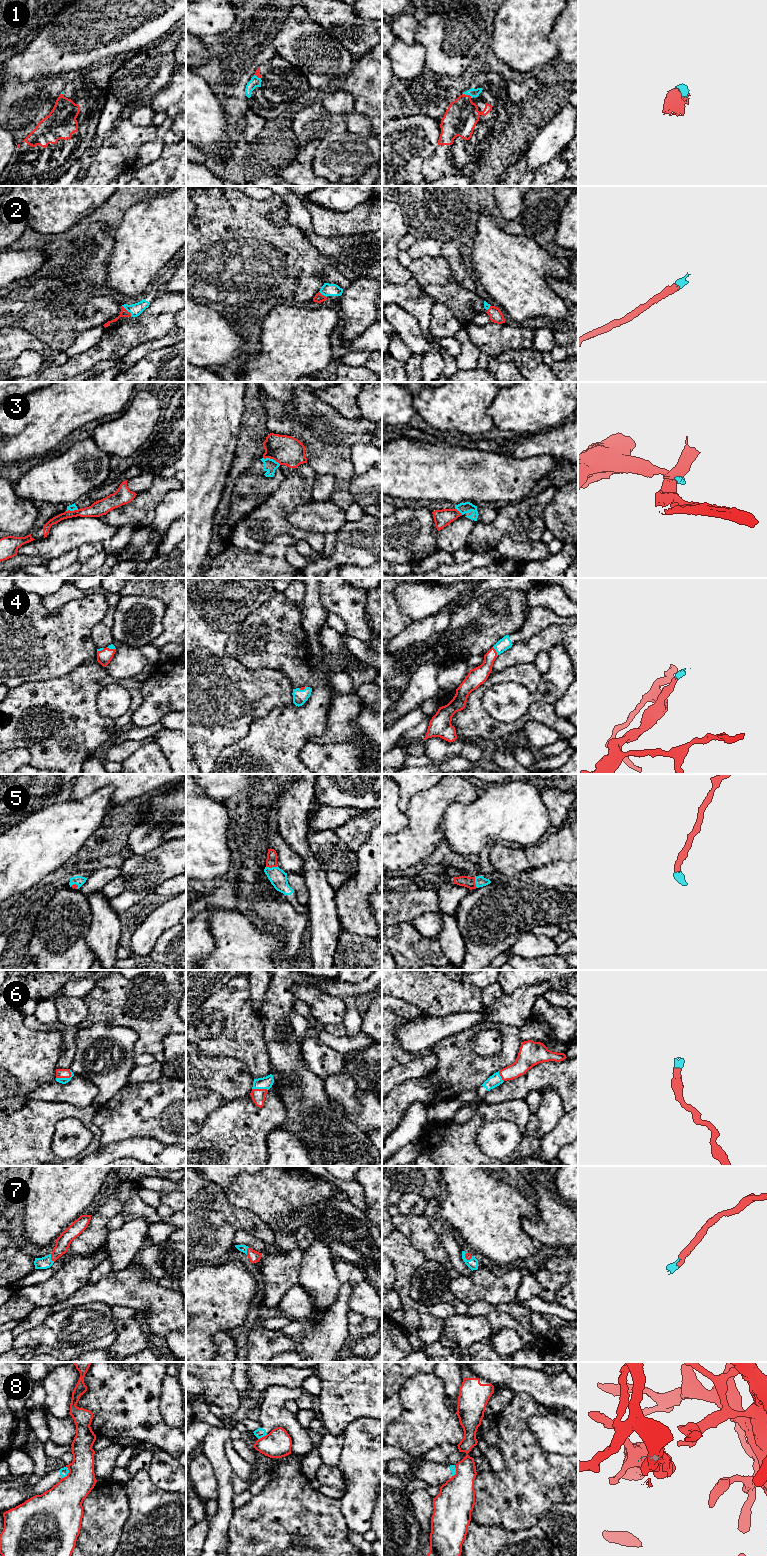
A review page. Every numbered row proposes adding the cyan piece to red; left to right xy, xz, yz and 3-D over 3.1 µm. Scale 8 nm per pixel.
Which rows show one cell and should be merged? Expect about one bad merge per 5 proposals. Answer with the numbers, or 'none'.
1, 2, 4, 5, 6, 7

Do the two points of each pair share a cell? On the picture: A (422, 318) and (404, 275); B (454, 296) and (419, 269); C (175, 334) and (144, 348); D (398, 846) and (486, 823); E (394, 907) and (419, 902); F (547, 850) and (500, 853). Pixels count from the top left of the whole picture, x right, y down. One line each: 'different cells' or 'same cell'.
A: different cells
B: same cell
C: same cell
D: different cells
E: same cell
F: same cell

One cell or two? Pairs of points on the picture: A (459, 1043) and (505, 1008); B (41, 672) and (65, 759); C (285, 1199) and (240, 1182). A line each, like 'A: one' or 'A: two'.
A: two
B: two
C: one

